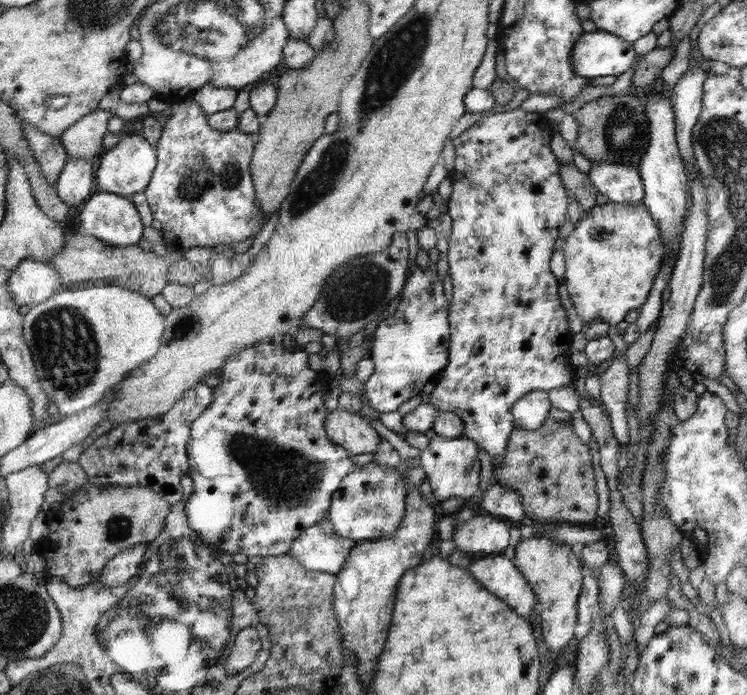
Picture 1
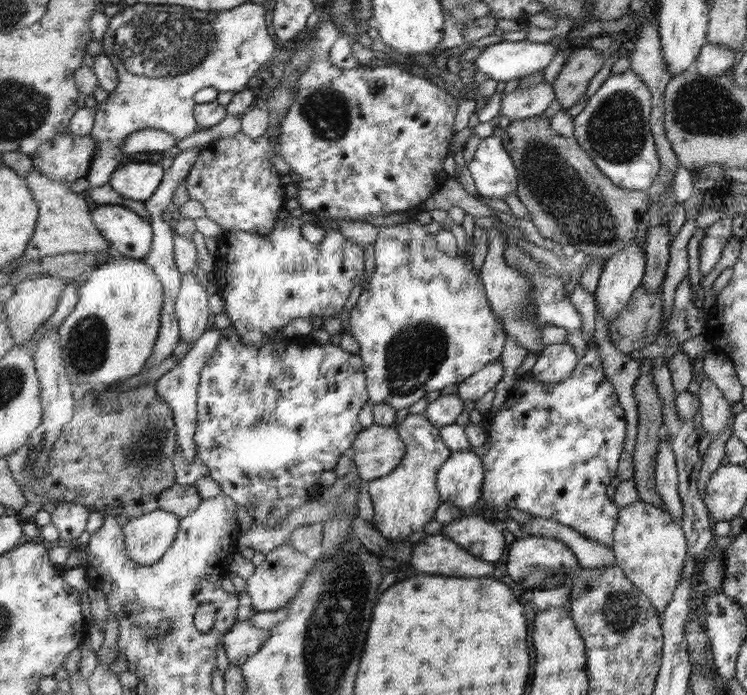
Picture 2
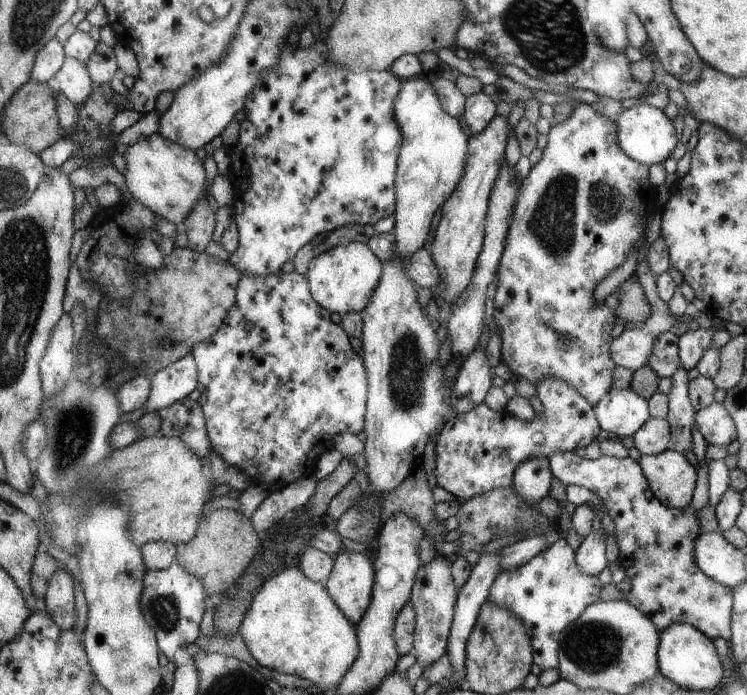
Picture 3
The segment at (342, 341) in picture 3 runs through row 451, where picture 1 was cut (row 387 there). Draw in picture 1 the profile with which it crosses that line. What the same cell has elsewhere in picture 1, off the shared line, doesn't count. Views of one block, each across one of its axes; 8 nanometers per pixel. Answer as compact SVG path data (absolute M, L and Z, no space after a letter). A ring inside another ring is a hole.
M279 340L262 341L252 348L244 349L228 357L227 364L224 364L224 368L217 376L220 383L214 388L215 400L212 401L212 405L207 408L206 412L190 423L190 439L186 445L190 466L189 475L193 478L194 486L192 496L186 500L187 518L189 523L192 522L190 524L192 530L196 530L196 534L200 534L200 538L204 538L204 542L208 542L228 554L236 552L236 554L245 554L248 557L280 557L290 553L295 539L300 537L304 529L327 518L335 493L338 492L343 478L354 469L354 462L350 460L350 453L346 452L344 447L338 446L328 438L326 386L314 386L316 382L320 382L320 376L322 376L322 372L318 374L308 365L307 351L298 347L286 347Z

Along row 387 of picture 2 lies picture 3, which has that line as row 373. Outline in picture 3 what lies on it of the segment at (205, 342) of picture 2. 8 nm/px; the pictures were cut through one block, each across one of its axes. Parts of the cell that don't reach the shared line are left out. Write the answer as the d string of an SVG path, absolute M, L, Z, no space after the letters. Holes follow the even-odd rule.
M192 353L152 376L151 390L144 408L157 412L179 400L184 400L198 386L198 367Z

